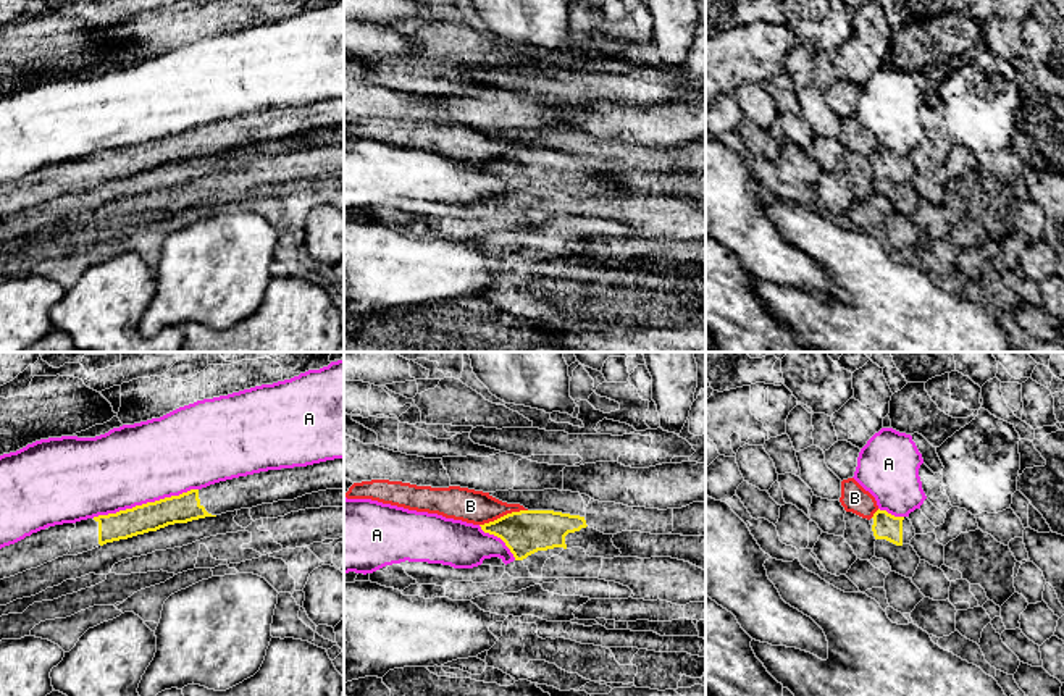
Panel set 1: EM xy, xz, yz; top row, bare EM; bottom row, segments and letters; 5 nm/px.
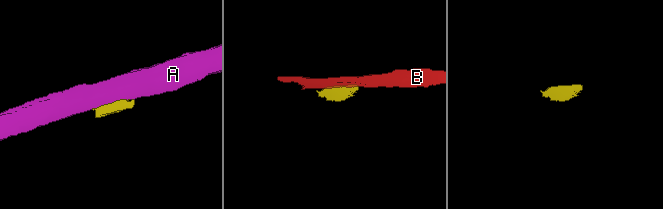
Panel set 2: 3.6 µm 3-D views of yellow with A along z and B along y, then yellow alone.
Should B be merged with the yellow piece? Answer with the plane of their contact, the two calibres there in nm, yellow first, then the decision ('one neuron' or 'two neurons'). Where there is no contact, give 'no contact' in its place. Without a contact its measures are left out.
contact in xz; calibres 220 and 170 nm; two neurons

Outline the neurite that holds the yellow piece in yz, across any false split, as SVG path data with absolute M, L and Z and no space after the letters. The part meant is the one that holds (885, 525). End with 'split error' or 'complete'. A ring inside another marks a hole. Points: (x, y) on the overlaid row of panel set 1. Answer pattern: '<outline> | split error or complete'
M877 510L870 518L875 539L886 539L896 546L911 544L915 530L907 517L894 517L886 510Z | split error

